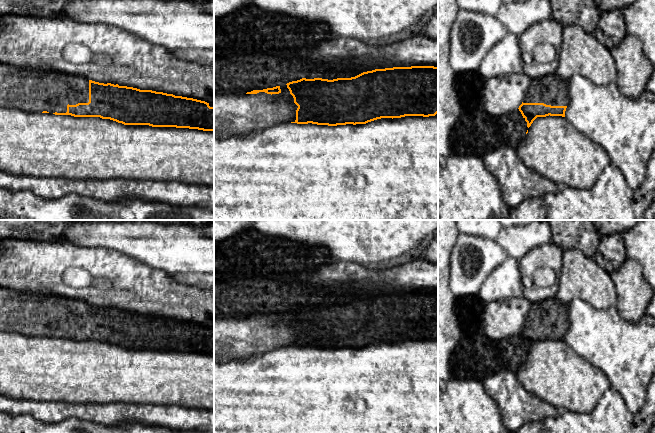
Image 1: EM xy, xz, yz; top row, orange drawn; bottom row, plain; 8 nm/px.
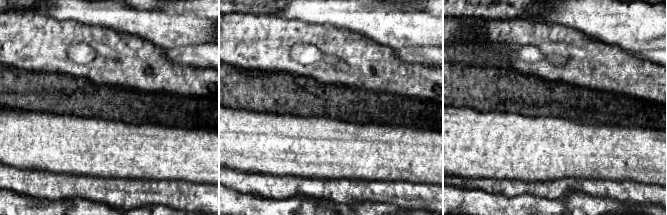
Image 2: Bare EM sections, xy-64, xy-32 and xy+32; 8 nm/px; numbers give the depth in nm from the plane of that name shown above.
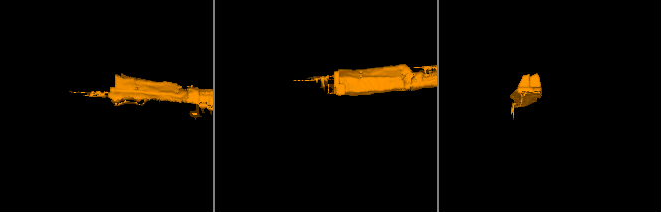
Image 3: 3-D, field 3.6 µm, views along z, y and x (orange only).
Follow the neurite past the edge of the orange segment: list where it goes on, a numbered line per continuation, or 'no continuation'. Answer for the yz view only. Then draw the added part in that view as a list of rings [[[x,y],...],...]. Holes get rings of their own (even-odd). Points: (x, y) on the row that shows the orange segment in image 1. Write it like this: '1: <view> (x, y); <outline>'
1: yz (551, 89); [[[556,71],[530,78],[523,103],[544,103],[551,106],[568,106],[570,102],[569,80]]]

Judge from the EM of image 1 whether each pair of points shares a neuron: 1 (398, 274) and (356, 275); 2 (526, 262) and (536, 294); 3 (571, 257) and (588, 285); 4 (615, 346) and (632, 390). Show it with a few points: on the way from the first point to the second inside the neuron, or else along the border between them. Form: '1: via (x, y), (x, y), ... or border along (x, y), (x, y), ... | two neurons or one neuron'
1: via (388, 277), (366, 277) | one neuron
2: via (527, 270), (528, 286) | one neuron
3: via (575, 264), (579, 273), (584, 278) | one neuron
4: via (626, 357), (629, 360), (631, 379) | one neuron

